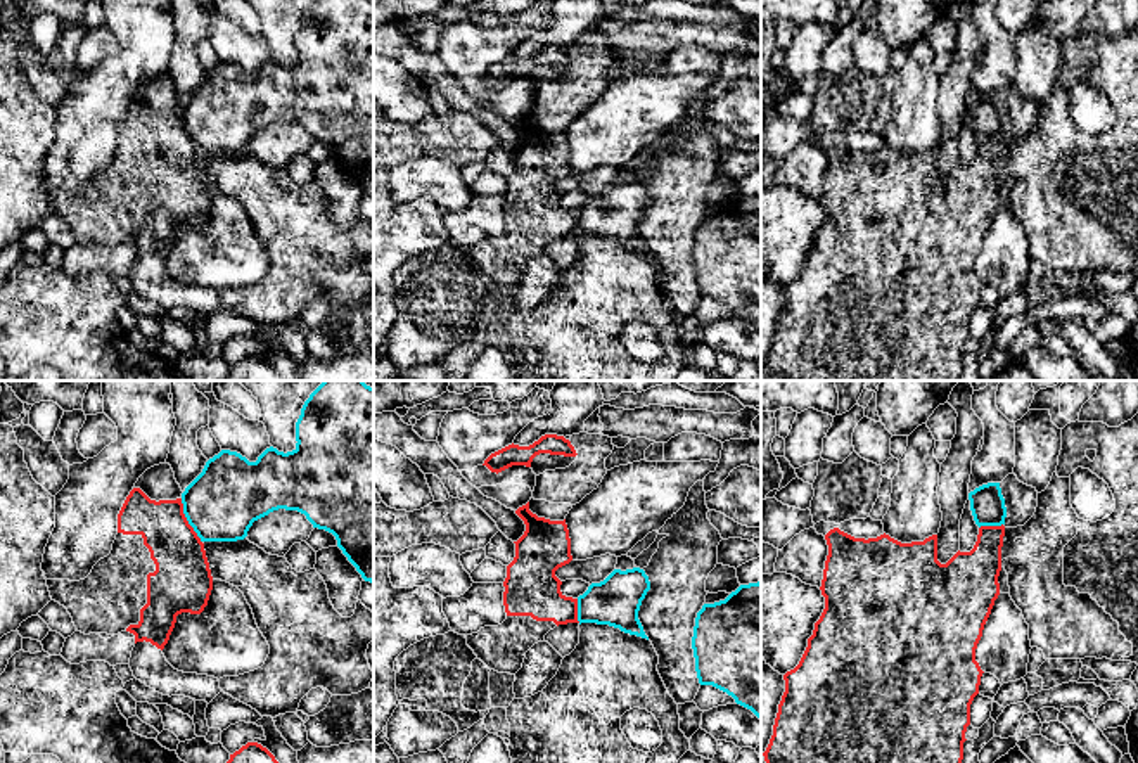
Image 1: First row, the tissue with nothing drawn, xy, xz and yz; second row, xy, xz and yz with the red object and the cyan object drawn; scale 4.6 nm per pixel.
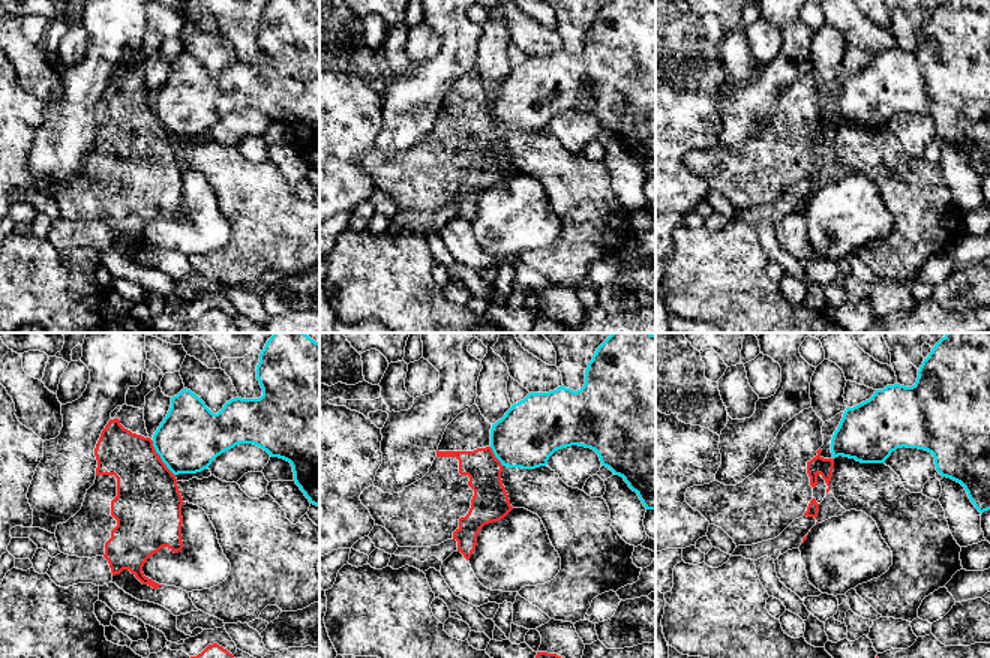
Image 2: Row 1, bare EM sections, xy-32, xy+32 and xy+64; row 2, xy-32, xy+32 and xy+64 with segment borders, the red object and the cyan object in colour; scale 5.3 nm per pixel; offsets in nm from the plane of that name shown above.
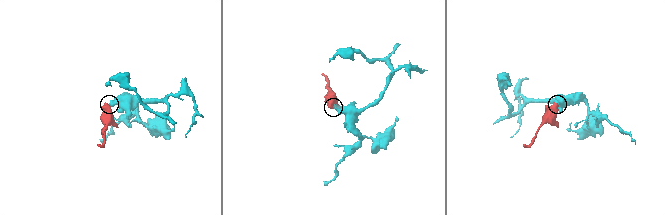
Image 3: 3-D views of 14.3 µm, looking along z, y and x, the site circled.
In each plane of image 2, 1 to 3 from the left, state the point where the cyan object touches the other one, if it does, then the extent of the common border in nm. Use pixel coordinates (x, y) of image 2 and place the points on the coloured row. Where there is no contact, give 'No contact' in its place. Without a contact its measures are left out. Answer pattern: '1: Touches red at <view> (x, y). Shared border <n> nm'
1: Touches red at xy-32 (161, 459). Shared border 220 nm
2: Touches red at xy+32 (494, 456). Shared border 130 nm
3: No contact

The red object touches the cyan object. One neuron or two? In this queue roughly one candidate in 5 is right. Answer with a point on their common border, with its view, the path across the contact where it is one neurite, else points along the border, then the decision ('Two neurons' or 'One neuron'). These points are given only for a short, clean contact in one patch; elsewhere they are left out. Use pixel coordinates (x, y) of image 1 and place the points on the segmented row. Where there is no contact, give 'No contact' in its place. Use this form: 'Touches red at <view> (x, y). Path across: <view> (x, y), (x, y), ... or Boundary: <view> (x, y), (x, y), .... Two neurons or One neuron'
Touches red at xy (187, 521). Boundary: xy (180, 499), (184, 516), (201, 542). Two neurons

